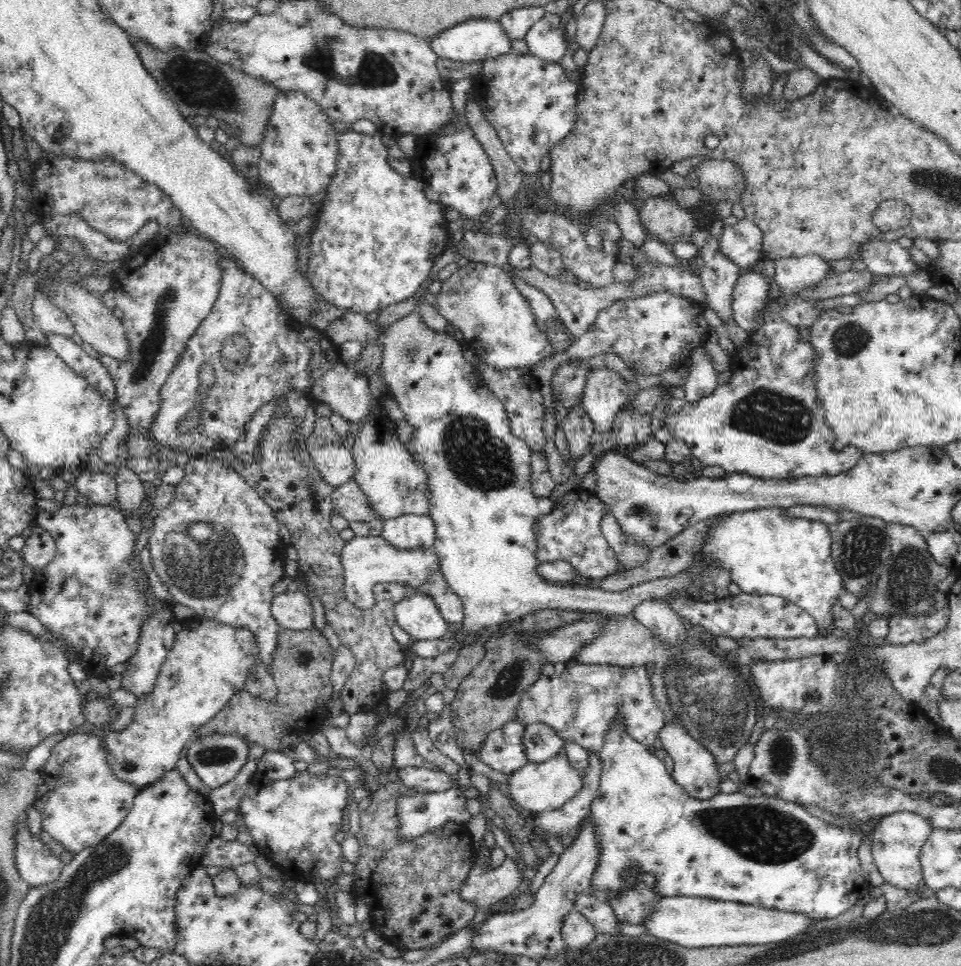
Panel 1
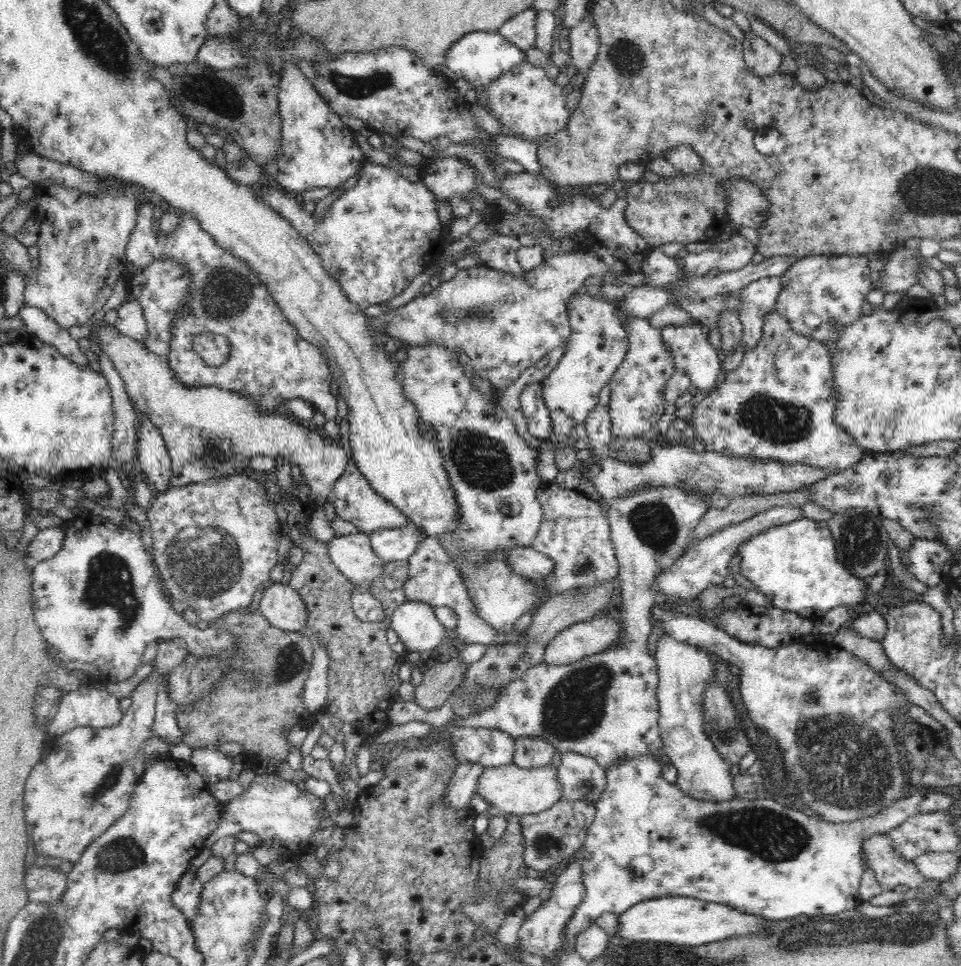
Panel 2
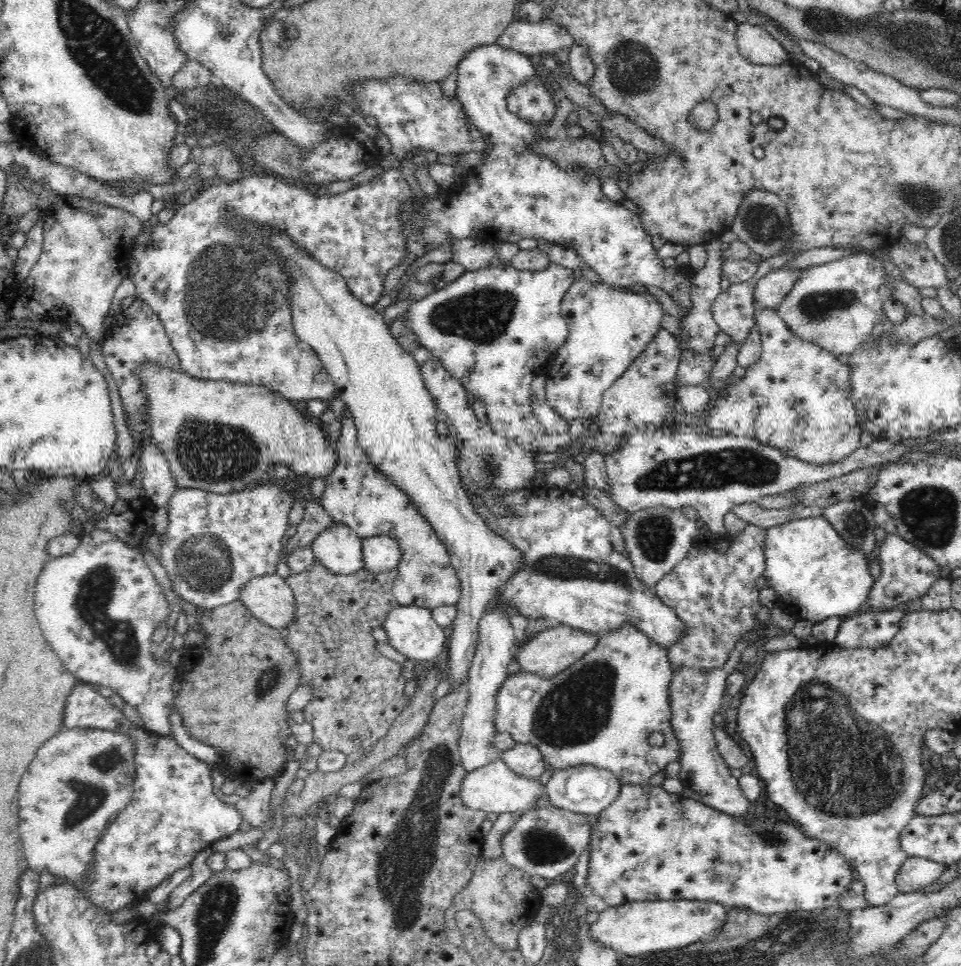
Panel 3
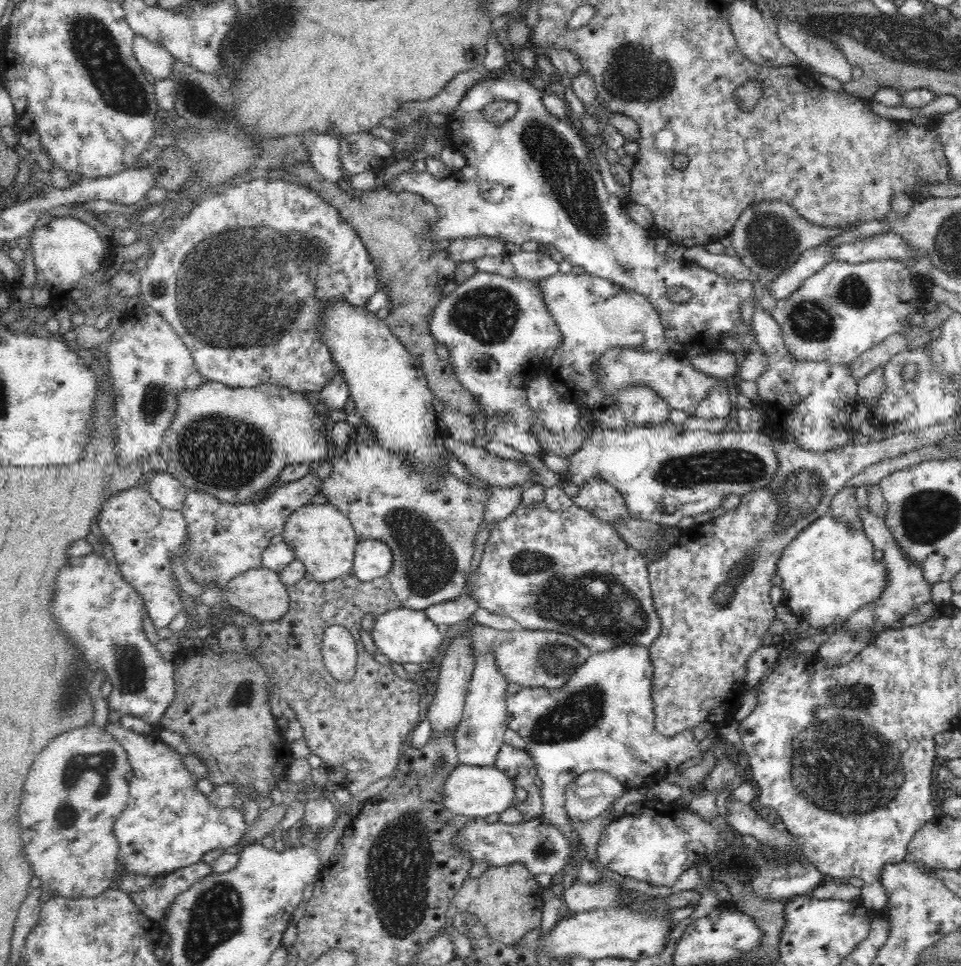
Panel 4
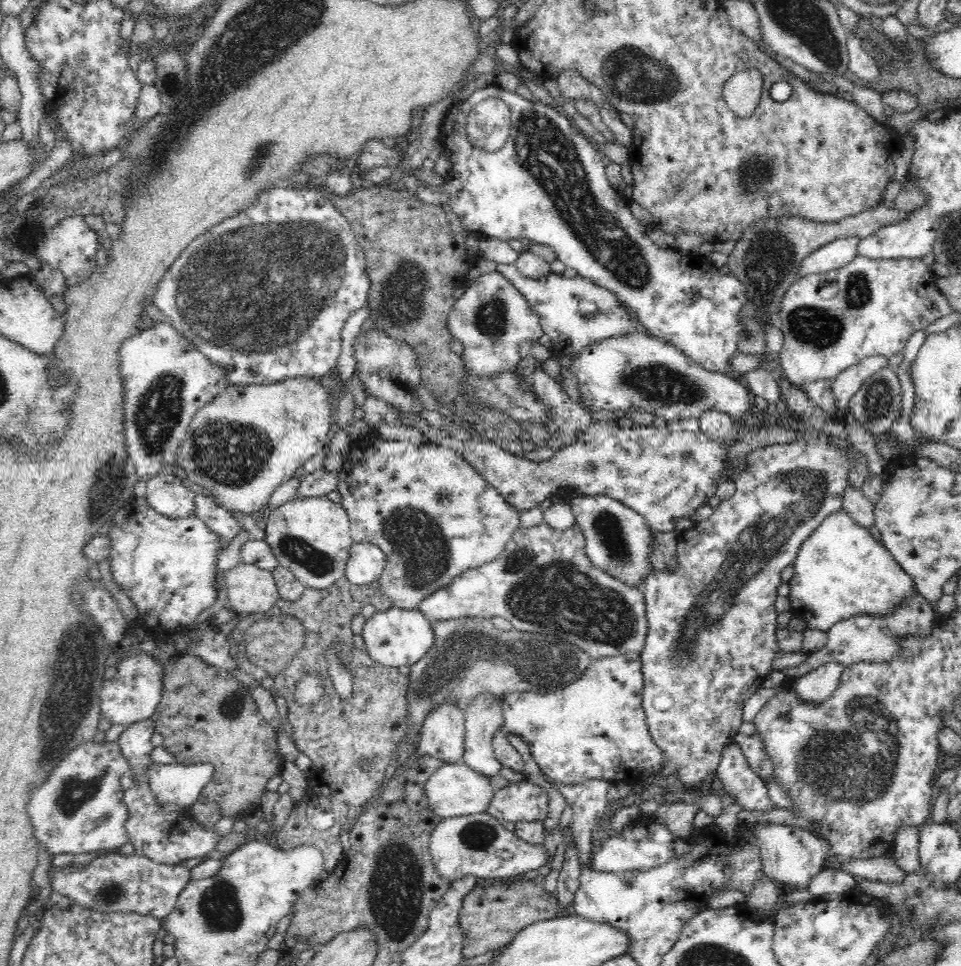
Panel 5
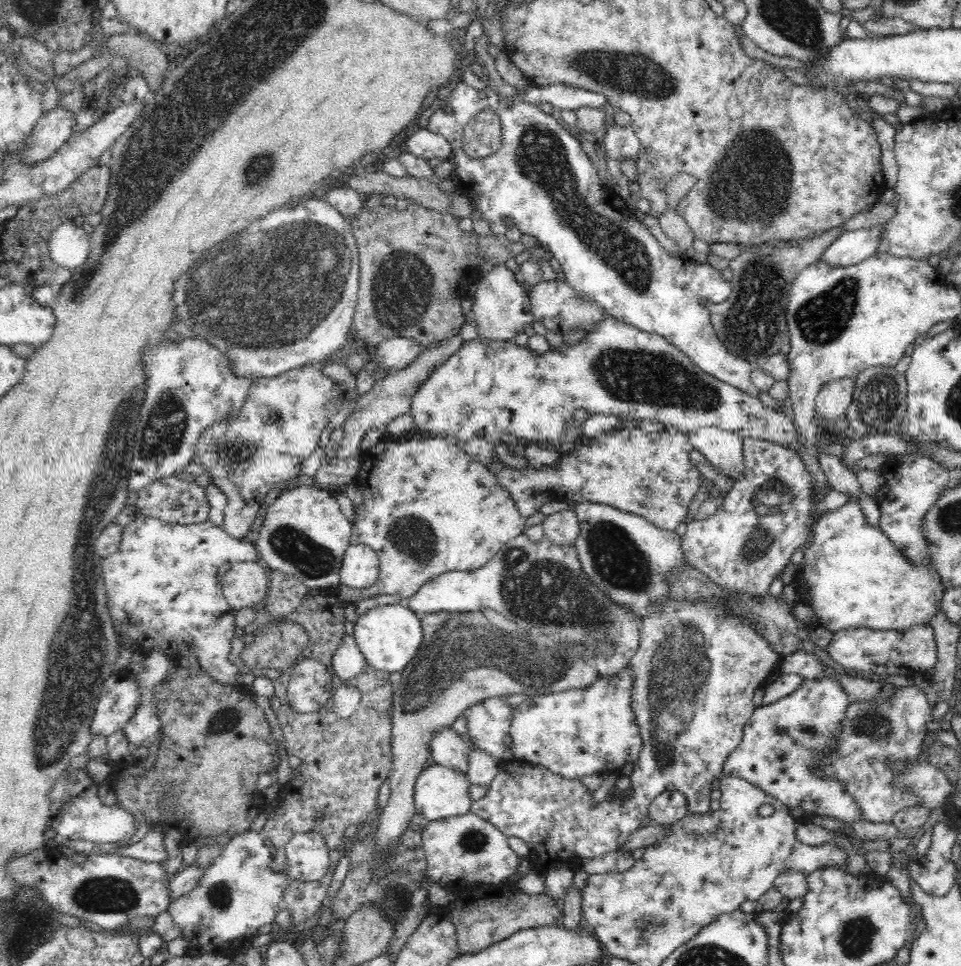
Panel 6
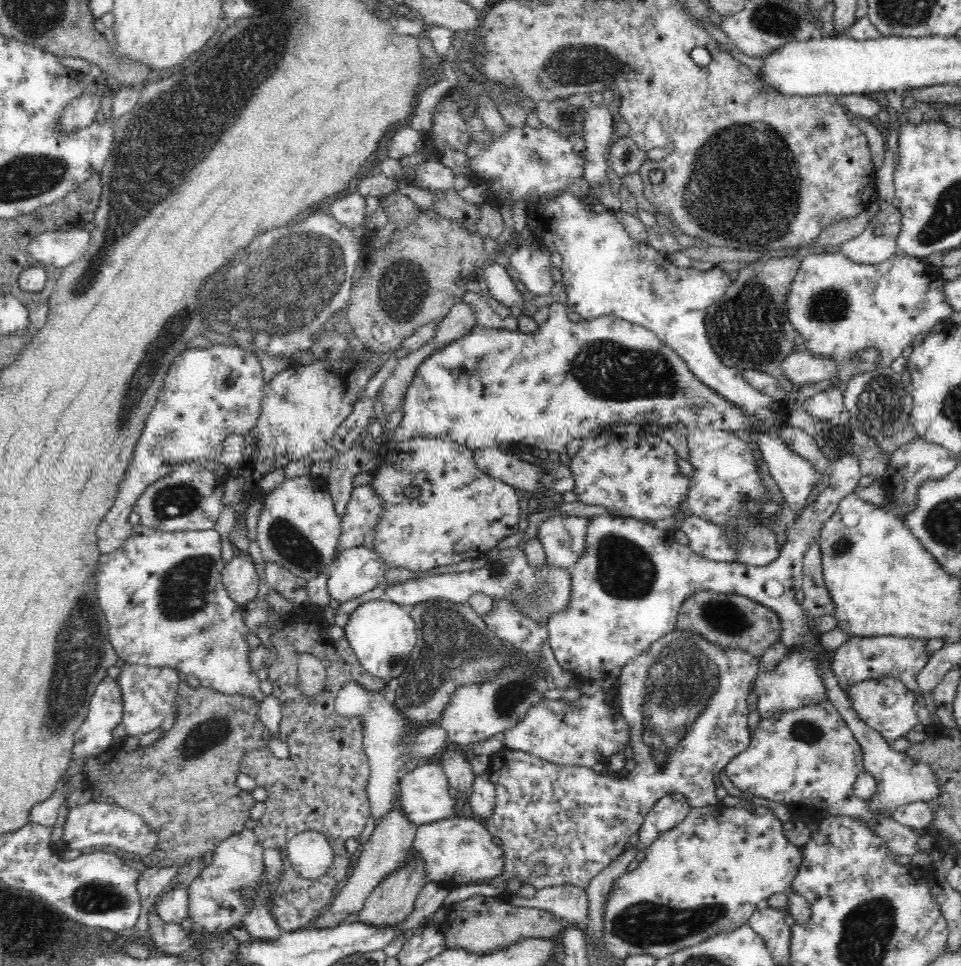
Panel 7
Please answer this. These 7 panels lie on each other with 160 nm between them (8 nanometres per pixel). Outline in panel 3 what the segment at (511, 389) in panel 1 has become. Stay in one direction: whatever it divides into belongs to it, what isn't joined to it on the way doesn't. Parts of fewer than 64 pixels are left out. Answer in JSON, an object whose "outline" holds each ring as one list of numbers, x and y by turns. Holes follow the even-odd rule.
{"outline":[[536,376,531,386,532,413,538,422,546,429,547,434,566,434,568,421,565,421,547,402,546,377]]}

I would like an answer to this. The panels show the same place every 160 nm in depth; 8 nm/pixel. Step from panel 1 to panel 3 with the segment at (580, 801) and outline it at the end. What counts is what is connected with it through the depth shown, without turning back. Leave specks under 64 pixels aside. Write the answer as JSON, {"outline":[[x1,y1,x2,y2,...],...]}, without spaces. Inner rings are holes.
{"outline":[[538,807,524,813,504,830,501,856,508,864,524,870,530,876,557,881,573,872,580,854,591,840,591,830,586,815,558,807]]}

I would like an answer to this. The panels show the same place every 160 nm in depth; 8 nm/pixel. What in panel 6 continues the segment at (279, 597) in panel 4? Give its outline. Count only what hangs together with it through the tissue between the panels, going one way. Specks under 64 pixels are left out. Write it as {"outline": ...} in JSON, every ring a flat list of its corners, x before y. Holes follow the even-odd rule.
{"outline":[[262,562,233,563,220,579,226,601,236,612,261,606,269,592,269,569]]}

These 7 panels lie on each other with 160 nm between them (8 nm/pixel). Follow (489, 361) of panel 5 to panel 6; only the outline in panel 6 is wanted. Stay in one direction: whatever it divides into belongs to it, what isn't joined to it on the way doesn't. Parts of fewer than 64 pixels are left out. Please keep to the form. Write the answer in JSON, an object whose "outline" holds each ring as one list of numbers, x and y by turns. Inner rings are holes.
{"outline":[[506,263,496,265,493,270,480,275,478,288,473,296,472,310,465,317,465,324,477,324,478,337,482,341,514,341,518,332,524,332,526,324,531,324,535,316,531,311,528,290,520,284,518,274,514,274]]}

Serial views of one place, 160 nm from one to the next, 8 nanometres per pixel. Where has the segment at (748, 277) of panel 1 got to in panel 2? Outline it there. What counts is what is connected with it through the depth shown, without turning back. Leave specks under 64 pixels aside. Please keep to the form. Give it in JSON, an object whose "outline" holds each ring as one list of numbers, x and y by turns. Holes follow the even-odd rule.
{"outline":[[770,276,750,282,740,290,738,315,743,324,742,350,752,350,762,336,764,316,776,311,776,300,782,290,782,277]]}

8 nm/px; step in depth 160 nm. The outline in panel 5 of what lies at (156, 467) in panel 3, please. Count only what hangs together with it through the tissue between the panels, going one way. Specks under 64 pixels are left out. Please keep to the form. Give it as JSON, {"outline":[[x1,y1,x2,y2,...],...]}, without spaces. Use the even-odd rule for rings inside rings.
{"outline":[[160,472,154,475,146,483,145,499,158,514,170,518,186,518,194,514,194,490,187,488,182,481,173,479,167,472]]}

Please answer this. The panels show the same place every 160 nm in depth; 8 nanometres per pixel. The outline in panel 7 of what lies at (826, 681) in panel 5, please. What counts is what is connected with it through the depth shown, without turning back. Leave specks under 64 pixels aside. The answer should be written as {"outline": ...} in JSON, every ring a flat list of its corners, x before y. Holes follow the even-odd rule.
{"outline":[[828,699,798,710,778,712,770,718,761,718,759,723,757,729,751,730,748,748,724,768,736,788,790,806,796,810,796,816,810,816,814,820,851,816,852,820,866,821,895,855,912,856,919,851,915,828,893,818,875,816,867,809,865,799,853,793,858,774,865,770,863,750]]}

